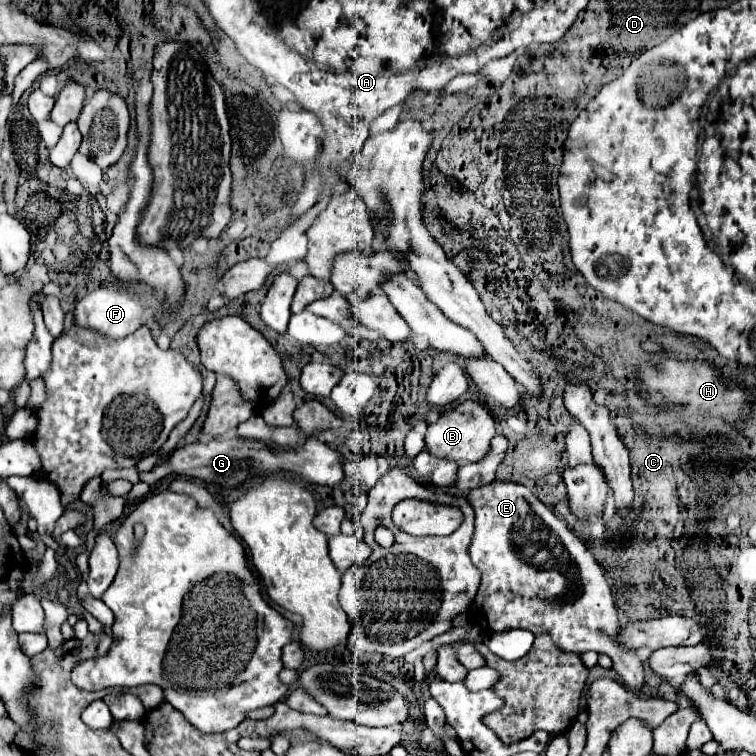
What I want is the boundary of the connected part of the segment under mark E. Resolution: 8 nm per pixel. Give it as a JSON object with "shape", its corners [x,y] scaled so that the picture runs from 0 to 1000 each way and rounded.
{"shape":[[[653,635],[648,643],[624,648],[619,656],[622,669],[630,680],[627,712],[622,720],[622,738],[638,759],[632,786],[619,817],[630,823],[638,833],[664,836],[675,831],[701,833],[704,839],[728,839],[733,852],[746,862],[799,862],[812,876],[812,889],[817,889],[823,905],[836,913],[849,913],[852,907],[852,878],[839,860],[817,860],[812,854],[812,839],[817,839],[817,812],[812,802],[810,778],[796,757],[791,735],[770,714],[765,714],[717,661],[712,661],[696,643],[680,638]]]}

